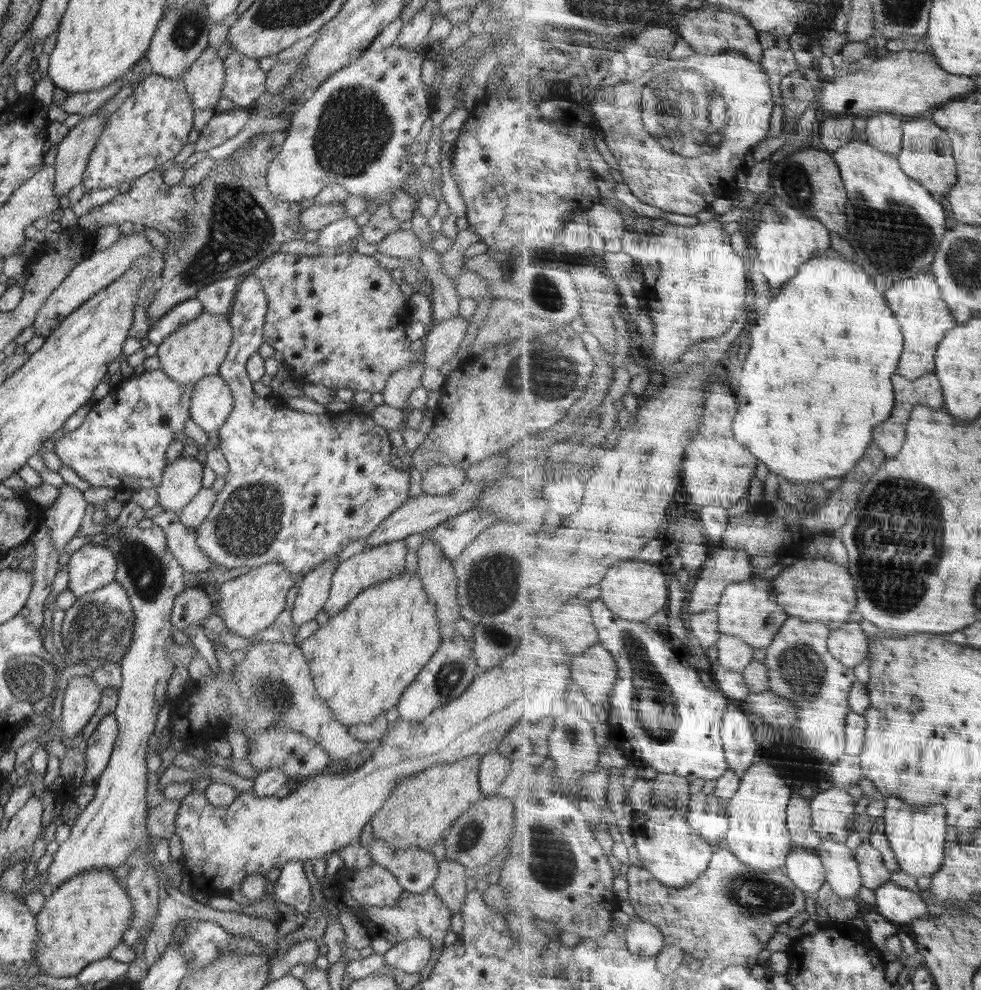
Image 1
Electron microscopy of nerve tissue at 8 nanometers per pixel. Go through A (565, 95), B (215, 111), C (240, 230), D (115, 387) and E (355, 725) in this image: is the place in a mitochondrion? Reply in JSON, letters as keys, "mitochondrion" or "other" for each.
{"A":"other","B":"other","C":"mitochondrion","D":"other","E":"other"}

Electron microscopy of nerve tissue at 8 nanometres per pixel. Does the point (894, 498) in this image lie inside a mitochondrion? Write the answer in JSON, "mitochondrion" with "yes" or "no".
{"mitochondrion":"yes"}

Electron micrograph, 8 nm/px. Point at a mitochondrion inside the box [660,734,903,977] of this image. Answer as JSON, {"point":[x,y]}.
{"point":[756,896]}

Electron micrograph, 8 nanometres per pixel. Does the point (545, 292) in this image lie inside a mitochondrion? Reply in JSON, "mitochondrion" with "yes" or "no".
{"mitochondrion":"yes"}

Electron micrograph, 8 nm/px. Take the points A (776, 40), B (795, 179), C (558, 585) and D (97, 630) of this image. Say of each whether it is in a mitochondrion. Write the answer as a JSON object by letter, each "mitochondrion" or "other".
{"A":"other","B":"mitochondrion","C":"other","D":"mitochondrion"}

